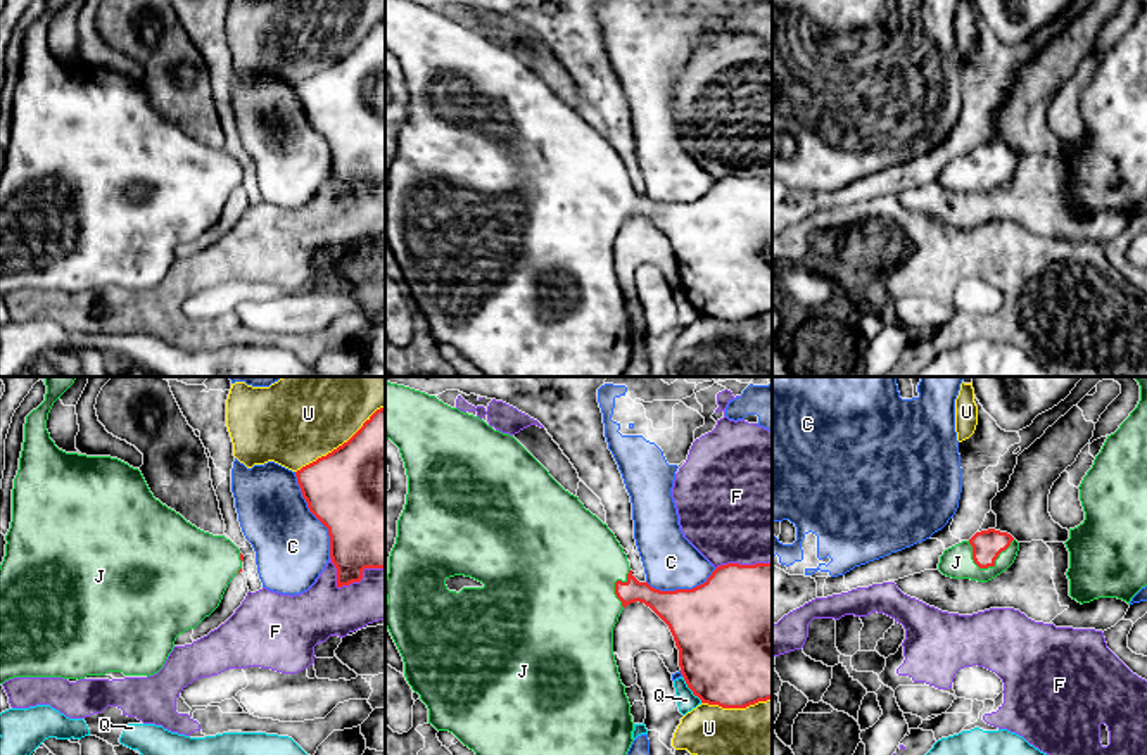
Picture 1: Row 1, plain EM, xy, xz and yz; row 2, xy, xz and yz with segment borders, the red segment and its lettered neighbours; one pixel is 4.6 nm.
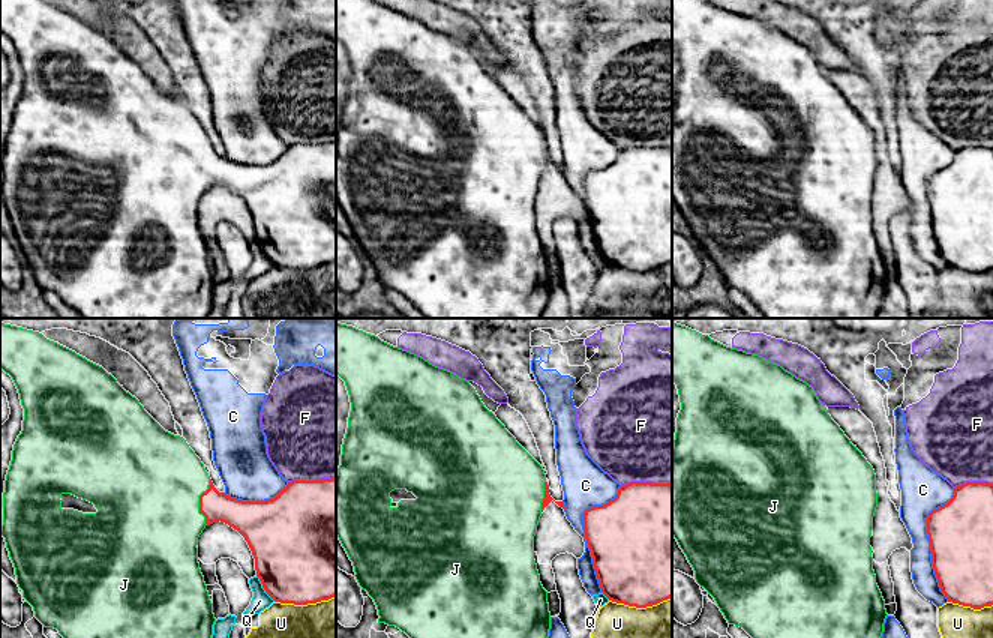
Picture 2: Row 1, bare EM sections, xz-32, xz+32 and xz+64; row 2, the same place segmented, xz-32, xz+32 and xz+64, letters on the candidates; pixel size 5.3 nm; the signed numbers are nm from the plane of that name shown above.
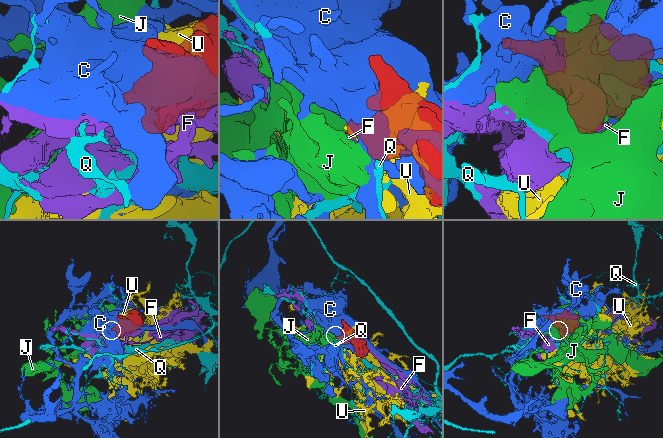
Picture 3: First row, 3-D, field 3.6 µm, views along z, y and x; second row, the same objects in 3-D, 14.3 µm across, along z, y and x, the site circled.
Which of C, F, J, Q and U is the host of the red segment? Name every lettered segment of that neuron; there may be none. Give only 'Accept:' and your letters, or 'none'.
Accept: J

